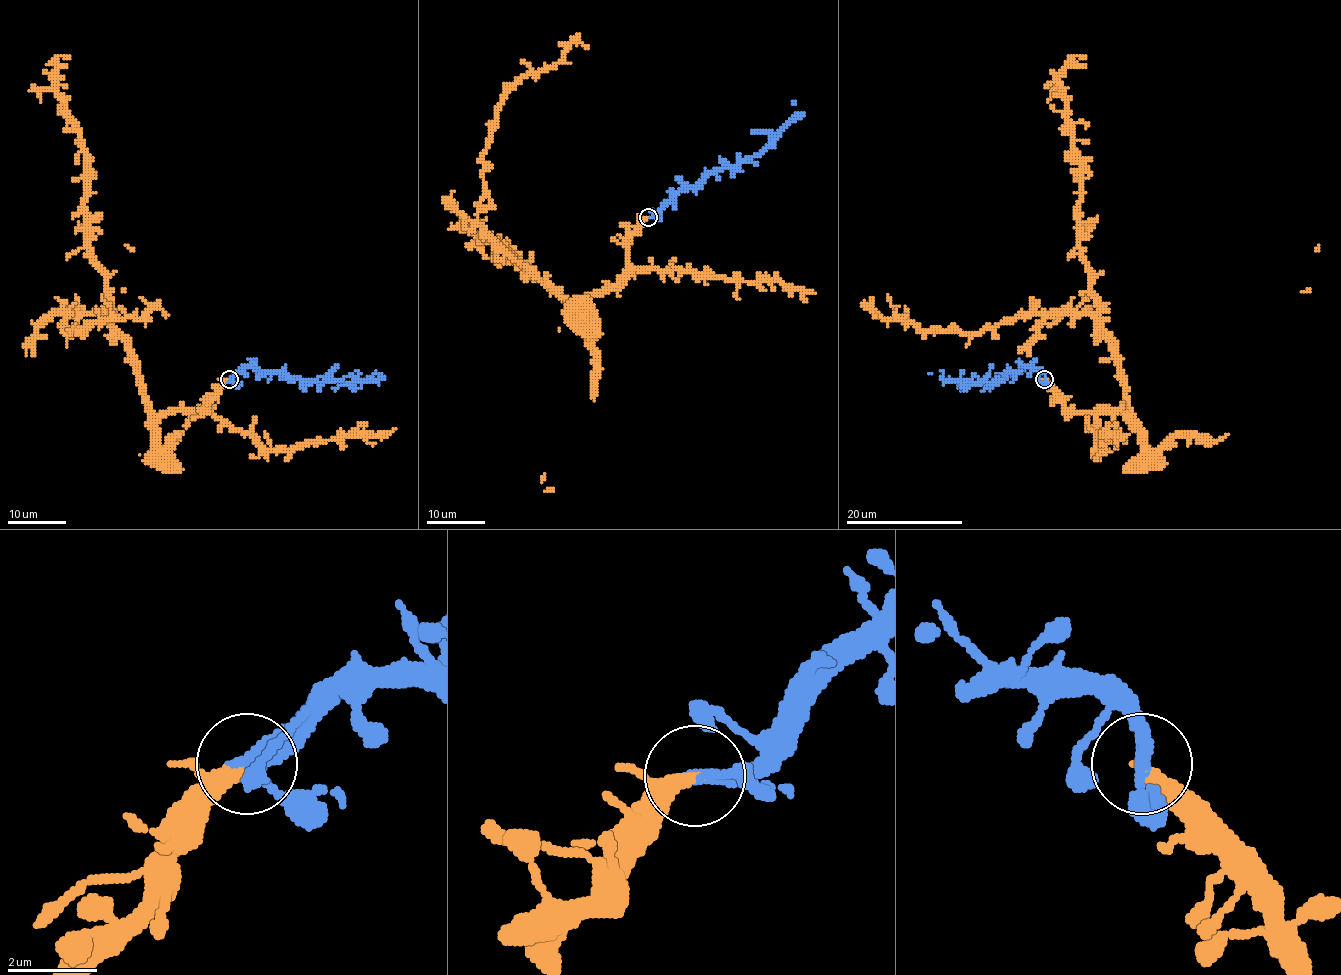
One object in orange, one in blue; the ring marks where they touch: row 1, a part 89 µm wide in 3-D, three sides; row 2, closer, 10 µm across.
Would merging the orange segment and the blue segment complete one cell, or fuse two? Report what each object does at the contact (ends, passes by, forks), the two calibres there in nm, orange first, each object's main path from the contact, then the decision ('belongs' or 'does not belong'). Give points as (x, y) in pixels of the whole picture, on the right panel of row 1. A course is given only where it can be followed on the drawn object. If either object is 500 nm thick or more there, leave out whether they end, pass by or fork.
orange passes by | blue passes by | 260/320 nm | orange via (1044, 378), (1067, 409), (1126, 415), (1117, 343), (1091, 316), (979, 333), (875, 316) | blue via (1044, 378), (1038, 369), (1021, 368), (1009, 369), (1000, 378), (987, 381), (944, 381), (929, 372) | belongs

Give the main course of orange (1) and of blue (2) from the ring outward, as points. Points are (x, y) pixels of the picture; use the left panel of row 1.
1: (229, 378), (207, 413), (153, 415), (129, 343), (101, 316), (59, 313), (67, 333), (153, 307), (168, 316)
2: (229, 378), (241, 369), (260, 368), (280, 369), (289, 378), (376, 381), (380, 377), (373, 372)

